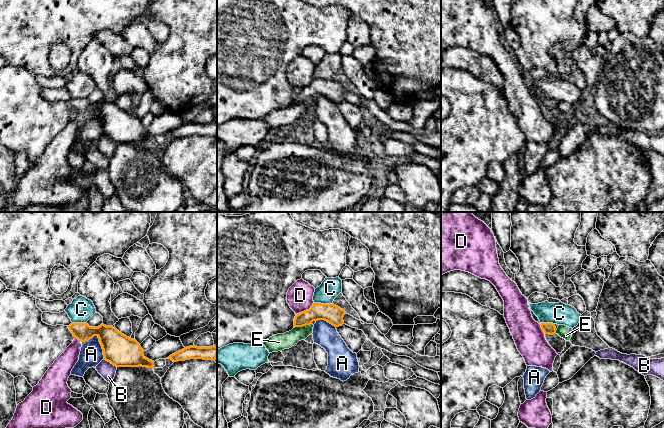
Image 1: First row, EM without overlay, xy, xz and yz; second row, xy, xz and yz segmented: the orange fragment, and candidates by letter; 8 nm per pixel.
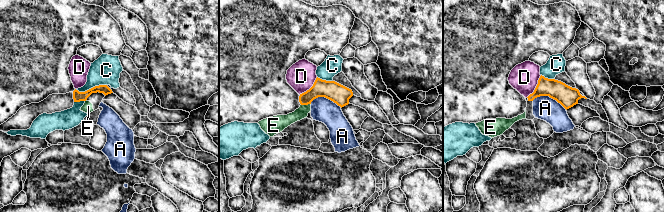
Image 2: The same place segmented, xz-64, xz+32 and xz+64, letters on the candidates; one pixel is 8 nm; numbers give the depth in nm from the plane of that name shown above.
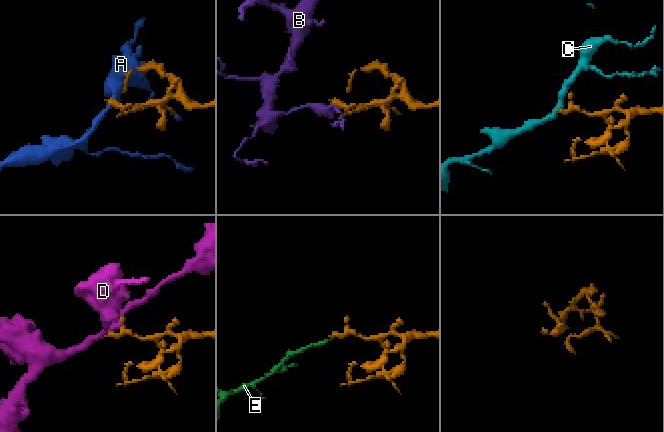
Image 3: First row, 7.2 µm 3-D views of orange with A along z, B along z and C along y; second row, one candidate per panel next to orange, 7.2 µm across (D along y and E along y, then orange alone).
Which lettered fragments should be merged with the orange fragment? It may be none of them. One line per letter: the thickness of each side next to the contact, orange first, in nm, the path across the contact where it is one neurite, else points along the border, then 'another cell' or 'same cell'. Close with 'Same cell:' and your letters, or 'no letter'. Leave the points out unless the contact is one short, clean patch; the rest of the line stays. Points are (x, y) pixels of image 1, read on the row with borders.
A: 260 nm thick on the orange side, 190 nm on the other; another cell
B: 260 nm thick on the orange side, 130 nm on the other; border along xy (103, 359), (116, 367); another cell
C: 150 nm thick on the orange side, 160 nm on the other; border along xz (314, 302), (332, 304); another cell
D: 150 nm thick on the orange side, 200 nm on the other; border along xz (313, 302), (308, 309), (296, 315); another cell
E: 150 nm thick on the orange side, 140 nm on the other; border along xz (311, 323), (295, 327); another cell
Same cell: no letter

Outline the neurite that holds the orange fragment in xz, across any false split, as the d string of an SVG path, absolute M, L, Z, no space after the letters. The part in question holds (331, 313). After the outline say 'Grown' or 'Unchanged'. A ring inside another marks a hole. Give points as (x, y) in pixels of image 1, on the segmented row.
M313 303L309 310L295 316L294 326L303 327L312 324L313 321L325 320L335 327L344 324L343 317L346 312L334 304Z. Unchanged

